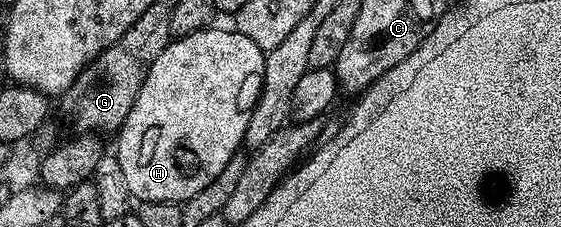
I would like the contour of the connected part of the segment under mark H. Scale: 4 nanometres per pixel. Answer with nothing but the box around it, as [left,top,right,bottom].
[115,27,265,203]

